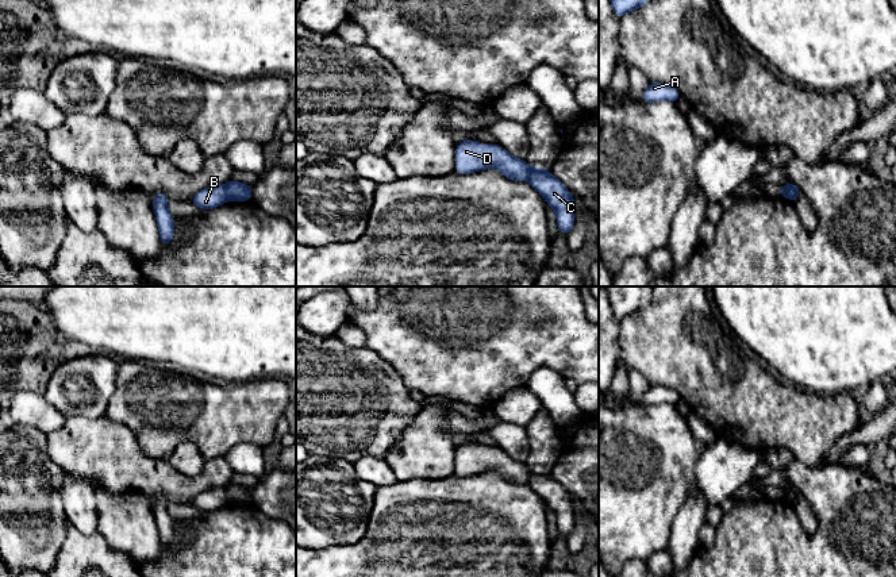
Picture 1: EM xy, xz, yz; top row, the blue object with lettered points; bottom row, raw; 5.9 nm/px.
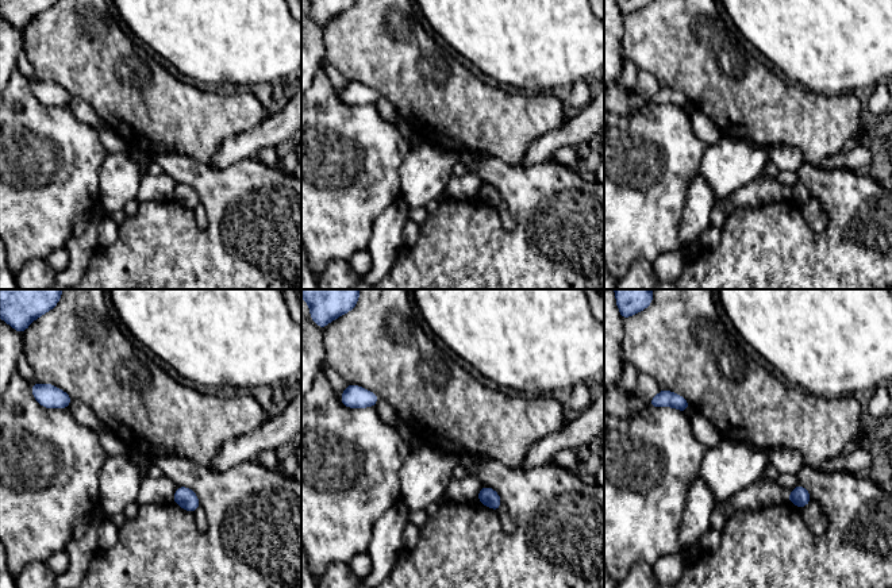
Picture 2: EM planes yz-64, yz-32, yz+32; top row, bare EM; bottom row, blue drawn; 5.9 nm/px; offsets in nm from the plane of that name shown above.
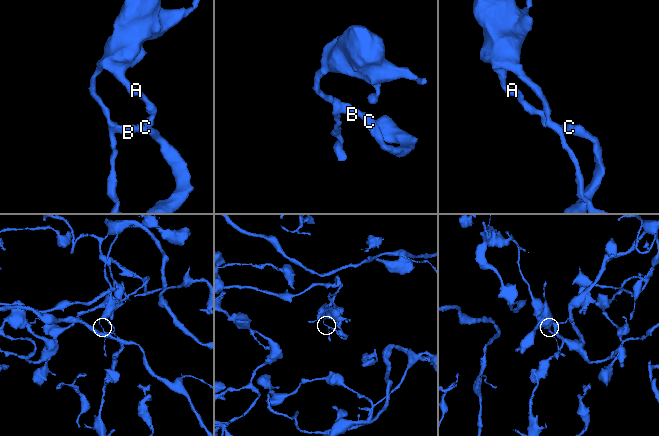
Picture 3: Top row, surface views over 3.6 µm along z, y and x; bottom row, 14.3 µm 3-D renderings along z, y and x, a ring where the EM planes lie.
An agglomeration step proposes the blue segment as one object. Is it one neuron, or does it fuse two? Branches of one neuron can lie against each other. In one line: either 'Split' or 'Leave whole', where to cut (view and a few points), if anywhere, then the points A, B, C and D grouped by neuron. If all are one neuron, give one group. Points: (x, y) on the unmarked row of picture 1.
Split. Split along xy (225, 488), (230, 502). Groups: A B D / C

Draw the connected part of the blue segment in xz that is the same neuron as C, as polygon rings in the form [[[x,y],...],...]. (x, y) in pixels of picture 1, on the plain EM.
[[[534,470],[528,485],[555,513],[558,532],[566,538],[574,528],[574,500],[572,496],[547,472]]]

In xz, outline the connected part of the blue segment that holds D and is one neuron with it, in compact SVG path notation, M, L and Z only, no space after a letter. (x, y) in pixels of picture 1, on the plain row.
M465 442L455 449L455 474L469 477L484 472L499 472L504 480L514 484L528 484L532 469L511 458L499 446L484 447Z

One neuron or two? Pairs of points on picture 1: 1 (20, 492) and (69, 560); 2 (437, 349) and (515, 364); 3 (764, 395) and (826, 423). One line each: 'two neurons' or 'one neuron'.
1: one neuron
2: one neuron
3: one neuron

